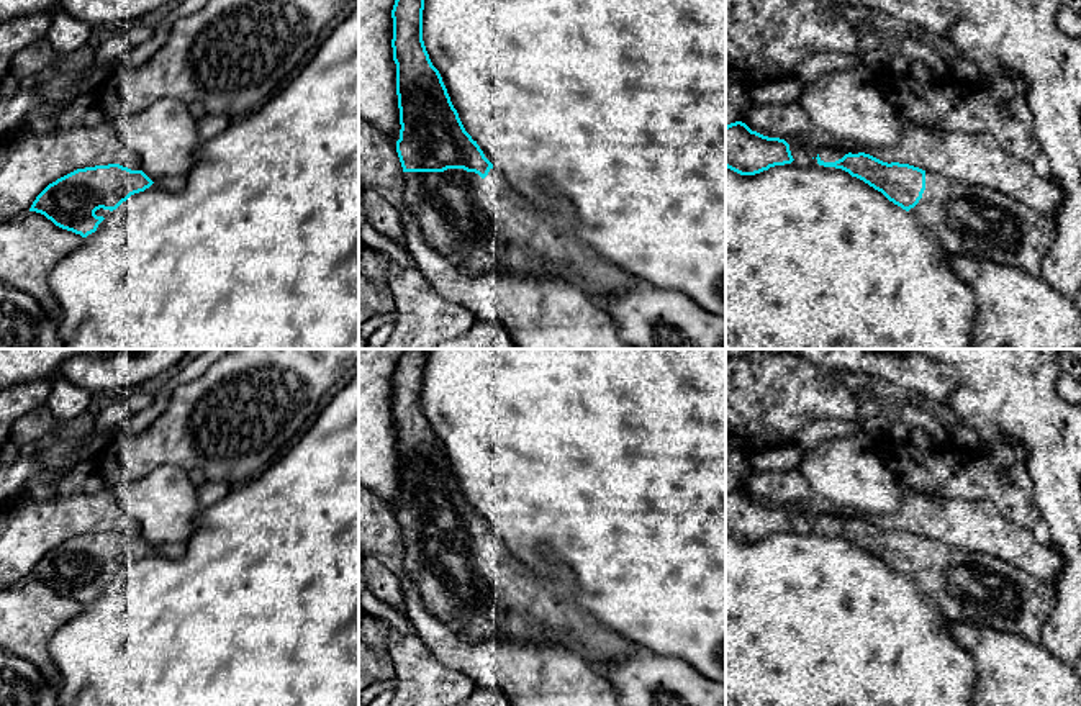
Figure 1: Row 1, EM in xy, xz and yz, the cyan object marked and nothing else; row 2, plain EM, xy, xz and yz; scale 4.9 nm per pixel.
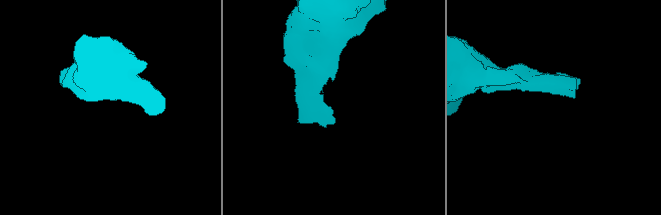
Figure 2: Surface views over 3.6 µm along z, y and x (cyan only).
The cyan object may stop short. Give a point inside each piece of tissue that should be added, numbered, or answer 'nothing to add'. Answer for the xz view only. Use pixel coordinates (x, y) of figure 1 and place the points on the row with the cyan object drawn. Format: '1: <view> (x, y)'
1: xz (477, 223)

